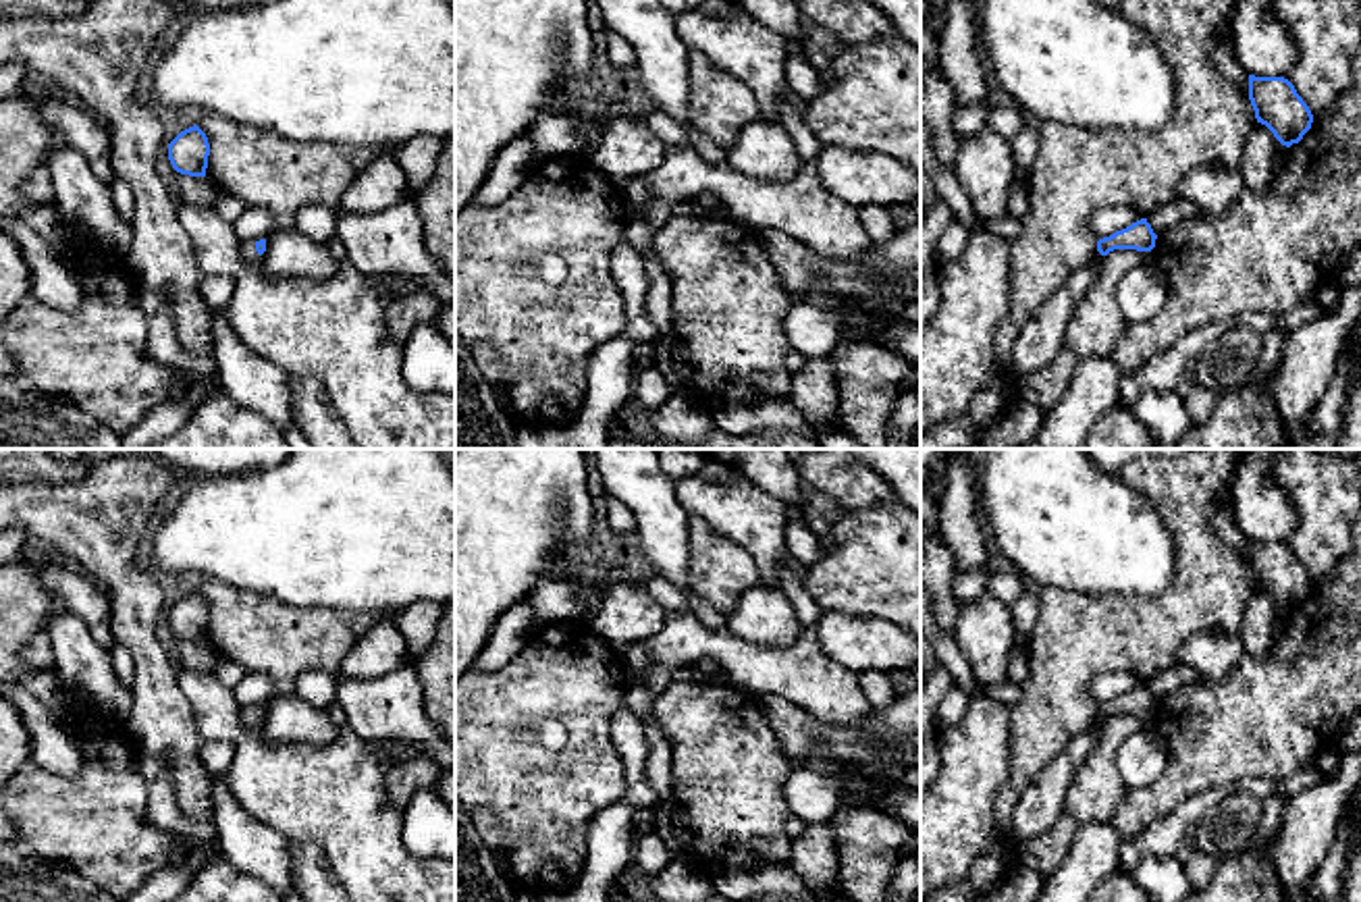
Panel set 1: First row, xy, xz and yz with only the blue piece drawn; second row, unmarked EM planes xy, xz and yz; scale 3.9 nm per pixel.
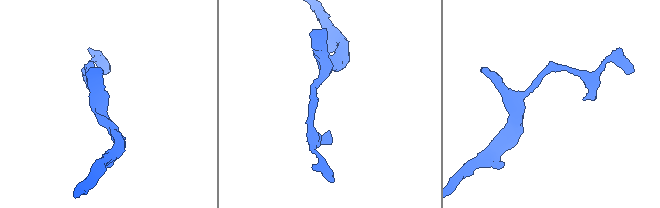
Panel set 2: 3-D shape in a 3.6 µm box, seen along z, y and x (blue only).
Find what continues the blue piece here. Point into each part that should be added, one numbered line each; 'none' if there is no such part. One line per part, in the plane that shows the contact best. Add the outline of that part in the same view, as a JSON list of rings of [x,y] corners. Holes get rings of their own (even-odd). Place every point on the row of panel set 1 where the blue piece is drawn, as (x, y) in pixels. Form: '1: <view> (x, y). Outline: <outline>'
1: xy (248, 250). Outline: [[[256,241],[241,243],[241,258],[245,264],[262,262],[262,256],[256,251]]]

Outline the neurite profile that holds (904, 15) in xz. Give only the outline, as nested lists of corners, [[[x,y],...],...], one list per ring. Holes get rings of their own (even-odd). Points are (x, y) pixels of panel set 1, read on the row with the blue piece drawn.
[[[869,0],[893,23],[902,39],[920,50],[920,0]]]

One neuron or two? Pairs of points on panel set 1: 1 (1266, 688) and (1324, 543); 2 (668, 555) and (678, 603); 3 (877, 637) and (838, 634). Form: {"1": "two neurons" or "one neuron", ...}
{"1": "two neurons", "2": "two neurons", "3": "one neuron"}

